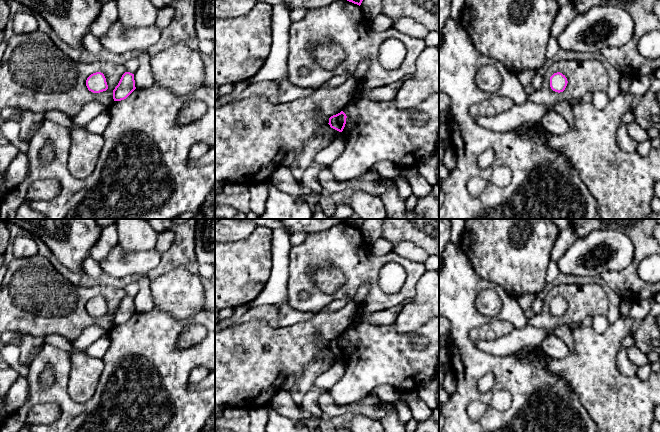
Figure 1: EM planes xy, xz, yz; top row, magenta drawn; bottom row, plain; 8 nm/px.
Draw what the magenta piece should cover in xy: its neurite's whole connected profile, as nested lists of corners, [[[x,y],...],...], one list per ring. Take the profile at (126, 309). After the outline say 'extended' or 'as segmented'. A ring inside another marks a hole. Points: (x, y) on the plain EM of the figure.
[[[125,296],[122,299],[118,309],[113,314],[114,325],[126,323],[135,313],[134,298]]]; as segmented

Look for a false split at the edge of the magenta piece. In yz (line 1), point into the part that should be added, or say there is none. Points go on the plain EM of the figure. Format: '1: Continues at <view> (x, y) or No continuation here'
1: No continuation here

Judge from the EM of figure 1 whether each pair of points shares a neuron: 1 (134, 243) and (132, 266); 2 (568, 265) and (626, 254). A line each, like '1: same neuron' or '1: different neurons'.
1: different neurons
2: same neuron

